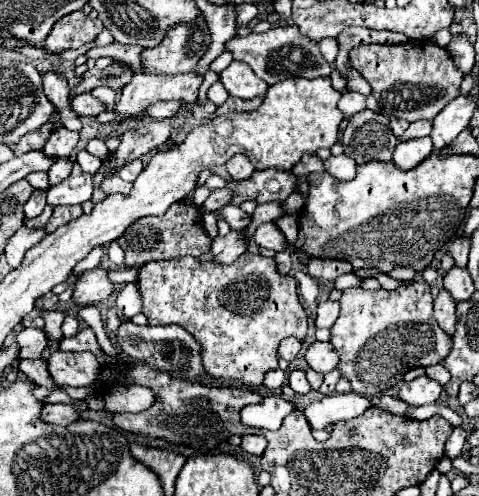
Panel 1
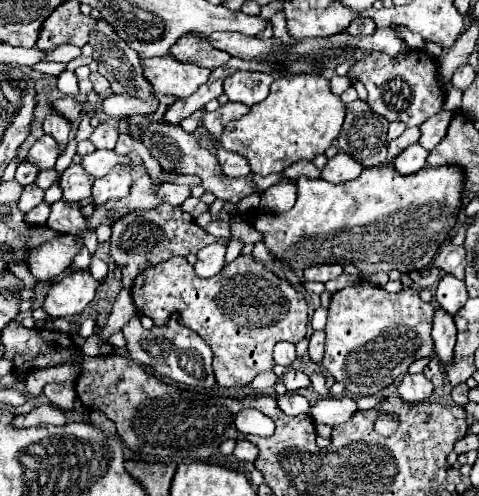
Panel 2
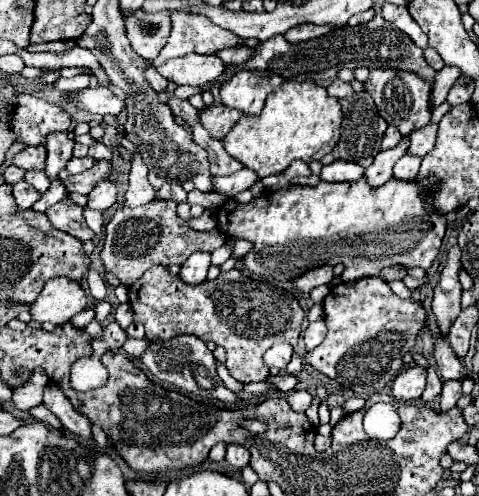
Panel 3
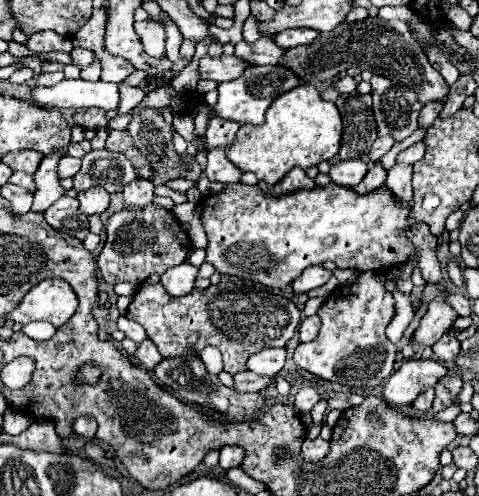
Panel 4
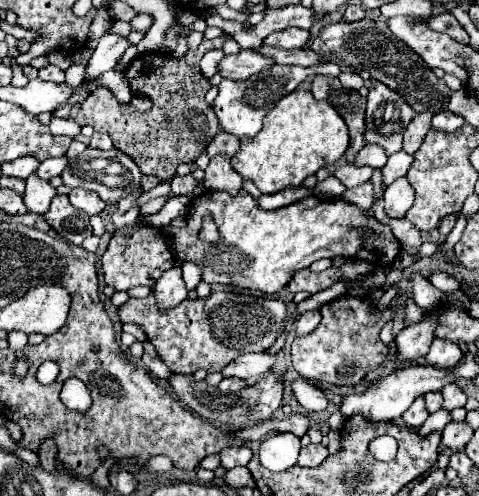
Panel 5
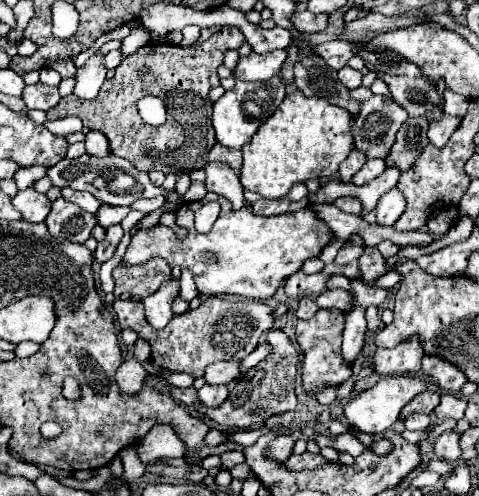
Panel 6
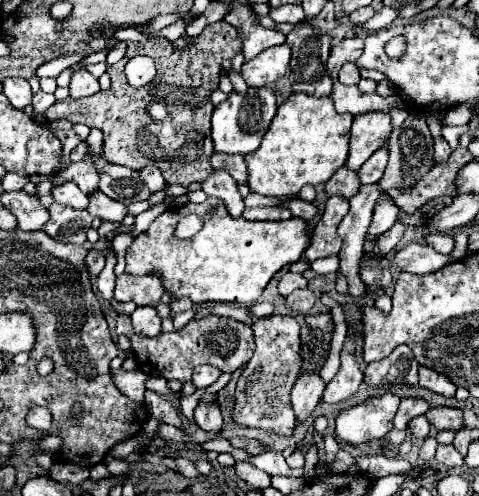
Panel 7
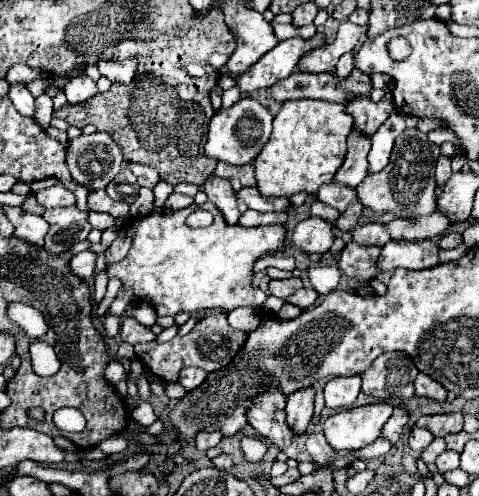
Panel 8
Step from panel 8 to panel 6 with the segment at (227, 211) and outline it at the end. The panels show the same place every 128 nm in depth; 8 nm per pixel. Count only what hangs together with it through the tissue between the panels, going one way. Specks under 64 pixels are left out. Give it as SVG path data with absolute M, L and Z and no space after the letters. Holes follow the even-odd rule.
M210 162L206 166L206 188L208 192L216 192L232 202L234 208L244 206L244 196L242 196L242 184L238 180L238 174L228 168L224 162Z

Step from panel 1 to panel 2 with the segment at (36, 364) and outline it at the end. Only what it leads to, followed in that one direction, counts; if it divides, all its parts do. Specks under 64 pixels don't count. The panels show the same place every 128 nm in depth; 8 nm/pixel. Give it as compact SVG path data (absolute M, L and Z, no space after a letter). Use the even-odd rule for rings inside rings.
M64 382L64 384L46 384L44 394L50 398L50 402L58 408L72 410L74 408L74 398L76 398L76 384L74 382Z

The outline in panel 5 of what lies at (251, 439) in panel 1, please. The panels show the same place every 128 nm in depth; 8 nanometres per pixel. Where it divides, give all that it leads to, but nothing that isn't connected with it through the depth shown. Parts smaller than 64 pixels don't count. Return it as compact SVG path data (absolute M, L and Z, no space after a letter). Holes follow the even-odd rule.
M230 446L226 450L220 452L220 460L222 460L222 468L230 470L234 466L246 466L252 458L252 452L248 446Z

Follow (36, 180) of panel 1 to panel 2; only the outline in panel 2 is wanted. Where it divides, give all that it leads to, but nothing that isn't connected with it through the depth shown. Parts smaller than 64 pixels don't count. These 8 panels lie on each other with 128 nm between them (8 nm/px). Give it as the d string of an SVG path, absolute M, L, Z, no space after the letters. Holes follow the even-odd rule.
M30 162L28 164L20 164L18 166L18 170L16 170L16 180L22 184L22 186L28 186L28 184L34 184L34 180L36 180L36 176L38 176L38 168L36 166L32 166Z

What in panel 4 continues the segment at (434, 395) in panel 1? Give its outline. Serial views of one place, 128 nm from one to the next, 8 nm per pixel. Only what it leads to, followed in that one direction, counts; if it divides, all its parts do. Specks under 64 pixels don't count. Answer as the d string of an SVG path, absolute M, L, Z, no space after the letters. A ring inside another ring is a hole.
M408 360L386 380L382 396L388 400L388 404L394 404L398 408L408 406L424 388L436 386L446 370L448 368L442 362Z

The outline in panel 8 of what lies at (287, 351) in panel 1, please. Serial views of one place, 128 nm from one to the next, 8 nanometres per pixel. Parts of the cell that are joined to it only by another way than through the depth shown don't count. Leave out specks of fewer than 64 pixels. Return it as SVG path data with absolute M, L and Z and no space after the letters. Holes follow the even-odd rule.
M184 368L184 372L180 372L180 384L186 390L194 390L206 380L206 376L208 376L208 372L202 368Z

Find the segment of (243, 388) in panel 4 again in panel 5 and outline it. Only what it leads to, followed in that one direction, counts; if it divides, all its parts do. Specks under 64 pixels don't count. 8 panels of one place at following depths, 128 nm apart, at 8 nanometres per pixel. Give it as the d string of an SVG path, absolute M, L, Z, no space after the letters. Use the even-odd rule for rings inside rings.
M224 378L218 388L220 388L220 392L230 394L230 392L240 392L240 390L246 388L246 386L248 386L246 380L240 380L240 378Z

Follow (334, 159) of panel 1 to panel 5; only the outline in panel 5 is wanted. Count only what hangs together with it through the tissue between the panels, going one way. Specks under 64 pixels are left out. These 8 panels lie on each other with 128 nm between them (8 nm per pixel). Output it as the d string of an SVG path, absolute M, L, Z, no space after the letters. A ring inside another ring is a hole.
M342 162L336 170L334 170L334 176L346 186L346 188L354 188L354 186L360 186L364 182L368 182L374 174L374 168L368 168L368 166L356 166L356 164L346 164Z

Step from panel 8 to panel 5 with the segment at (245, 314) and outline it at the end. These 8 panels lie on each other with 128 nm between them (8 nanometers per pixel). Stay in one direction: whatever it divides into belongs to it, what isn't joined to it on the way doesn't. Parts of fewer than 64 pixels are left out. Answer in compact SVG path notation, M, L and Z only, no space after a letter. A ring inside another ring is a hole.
M170 374L168 384L172 386L176 398L182 402L184 408L190 412L220 424L220 426L230 426L230 428L246 428L246 422L258 422L258 420L268 420L280 406L284 398L284 380L278 374L268 374L264 380L260 380L254 386L244 388L244 392L236 394L222 394L216 386L210 386L208 382L196 382L192 374Z

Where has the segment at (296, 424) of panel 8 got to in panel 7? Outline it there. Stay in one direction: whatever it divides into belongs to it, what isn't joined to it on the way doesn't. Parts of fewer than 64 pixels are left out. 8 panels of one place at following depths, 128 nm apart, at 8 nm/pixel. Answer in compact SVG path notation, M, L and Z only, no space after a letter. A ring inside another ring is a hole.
M316 366L314 372L302 372L292 388L292 406L298 422L304 422L312 414L326 388L326 382L320 378L318 372L320 366Z

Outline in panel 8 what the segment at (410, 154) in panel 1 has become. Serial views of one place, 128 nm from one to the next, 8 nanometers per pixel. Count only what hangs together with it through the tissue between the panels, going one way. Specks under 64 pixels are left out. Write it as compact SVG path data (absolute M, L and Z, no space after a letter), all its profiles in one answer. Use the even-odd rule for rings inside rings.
M368 222L352 230L352 238L360 246L384 246L390 242L390 234L386 230L386 224L382 222Z

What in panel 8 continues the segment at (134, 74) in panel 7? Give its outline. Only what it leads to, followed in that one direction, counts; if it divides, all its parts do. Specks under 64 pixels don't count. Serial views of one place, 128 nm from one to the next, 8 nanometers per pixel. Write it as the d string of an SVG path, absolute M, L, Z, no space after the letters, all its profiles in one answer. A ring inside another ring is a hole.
M130 58L124 62L112 62L112 60L100 60L98 62L100 74L110 78L110 80L120 80L124 84L130 84L134 80L136 68L138 68L138 60Z

